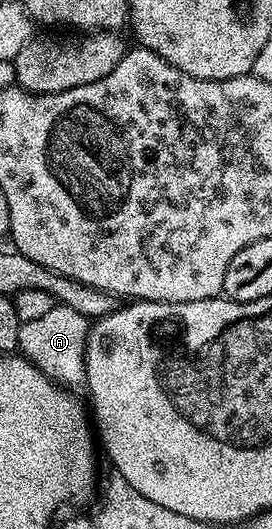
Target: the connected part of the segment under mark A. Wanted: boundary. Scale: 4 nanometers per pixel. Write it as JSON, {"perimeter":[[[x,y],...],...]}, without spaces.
{"perimeter":[[[53,303],[52,309],[43,318],[21,324],[19,351],[25,360],[30,361],[42,374],[49,376],[54,383],[61,386],[83,385],[84,351],[89,327],[89,317],[78,314],[78,310],[65,304]]]}

